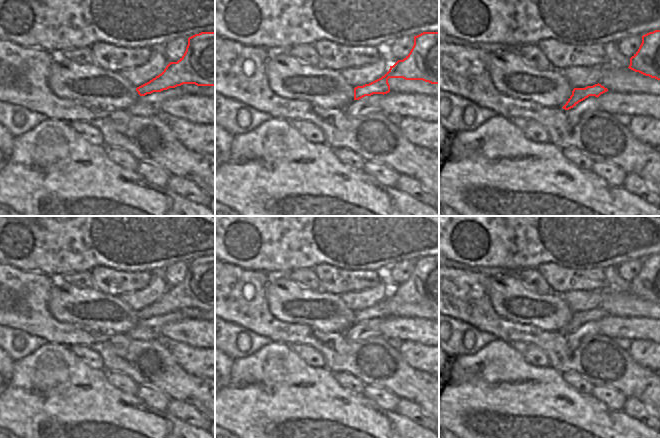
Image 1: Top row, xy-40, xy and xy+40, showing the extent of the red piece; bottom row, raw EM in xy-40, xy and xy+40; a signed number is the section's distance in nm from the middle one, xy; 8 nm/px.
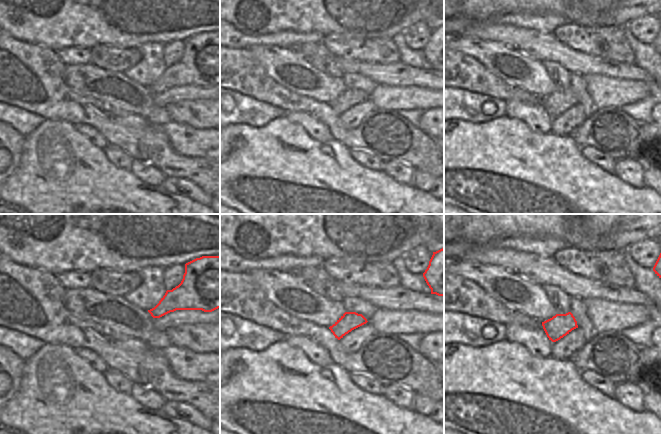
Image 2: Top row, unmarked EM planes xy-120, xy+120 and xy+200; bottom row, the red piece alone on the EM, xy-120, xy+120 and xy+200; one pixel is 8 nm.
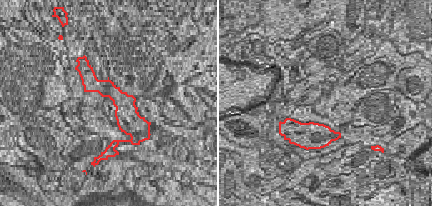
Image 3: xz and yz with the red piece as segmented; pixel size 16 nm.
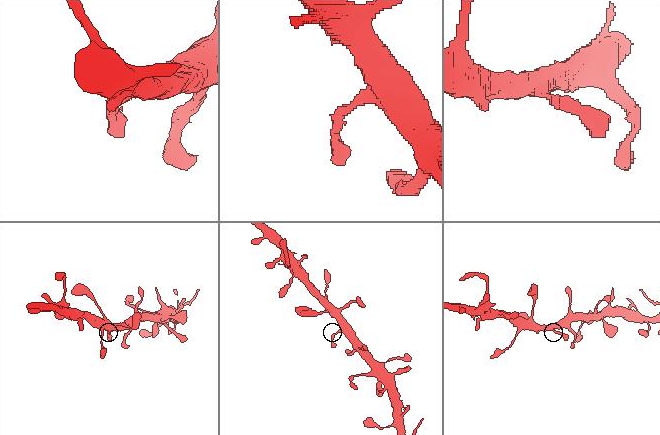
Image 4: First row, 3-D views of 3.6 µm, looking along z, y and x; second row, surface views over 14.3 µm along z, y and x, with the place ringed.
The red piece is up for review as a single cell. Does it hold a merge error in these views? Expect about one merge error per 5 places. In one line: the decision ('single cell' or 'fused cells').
single cell

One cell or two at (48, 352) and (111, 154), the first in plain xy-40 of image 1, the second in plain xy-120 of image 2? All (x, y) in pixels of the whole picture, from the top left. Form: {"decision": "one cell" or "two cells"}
{"decision": "two cells"}

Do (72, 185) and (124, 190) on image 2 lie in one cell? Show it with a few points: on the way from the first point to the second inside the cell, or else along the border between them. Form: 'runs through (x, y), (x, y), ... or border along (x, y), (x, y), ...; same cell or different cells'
runs through (85, 190), (111, 190); same cell

